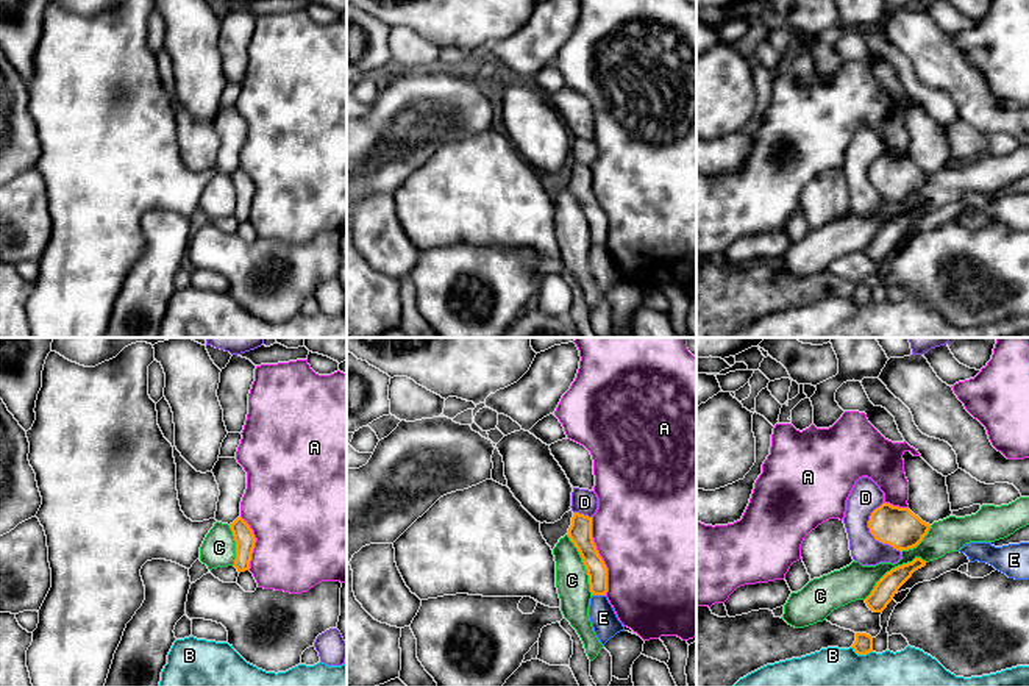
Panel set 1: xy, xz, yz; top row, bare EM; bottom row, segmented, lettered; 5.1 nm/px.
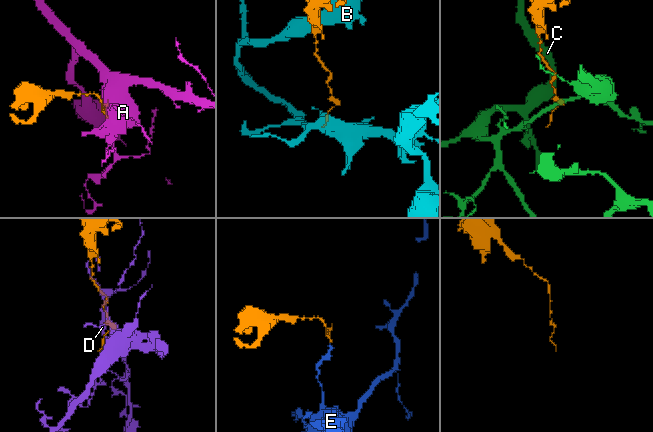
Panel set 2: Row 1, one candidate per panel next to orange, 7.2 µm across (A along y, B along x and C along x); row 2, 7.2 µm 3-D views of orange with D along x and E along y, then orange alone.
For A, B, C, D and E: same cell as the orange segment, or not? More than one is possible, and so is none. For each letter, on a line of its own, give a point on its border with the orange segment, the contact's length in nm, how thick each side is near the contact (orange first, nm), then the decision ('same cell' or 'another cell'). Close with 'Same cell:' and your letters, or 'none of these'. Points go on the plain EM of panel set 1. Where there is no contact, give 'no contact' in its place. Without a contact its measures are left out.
A: xz (600, 207) | 400 nm | 120/500 nm | another cell
B: yz (862, 303) | 110 nm | 100/400 nm | another cell
C: yz (895, 217) | 380 nm | 120/190 nm | another cell
D: yz (870, 182) | 280 nm | 200/160 nm | another cell
E: xz (598, 244) | 70 nm | 110/140 nm | another cell
Same cell: none of these

